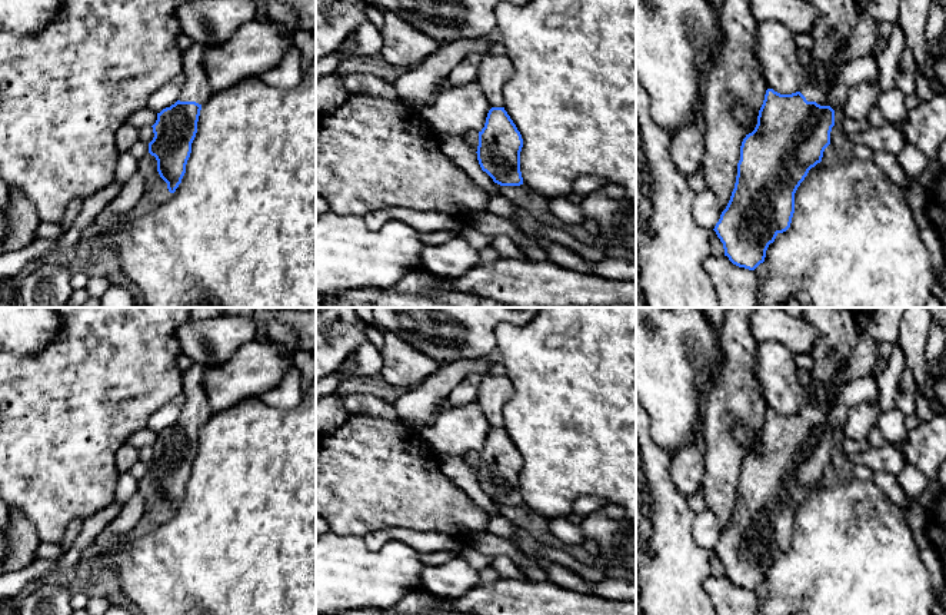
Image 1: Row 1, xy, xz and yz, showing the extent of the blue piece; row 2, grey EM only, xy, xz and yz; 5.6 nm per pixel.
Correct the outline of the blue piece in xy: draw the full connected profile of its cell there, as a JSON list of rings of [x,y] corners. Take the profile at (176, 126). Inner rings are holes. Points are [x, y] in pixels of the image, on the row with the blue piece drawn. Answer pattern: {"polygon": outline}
{"polygon": [[[194,43],[183,50],[183,89],[179,100],[157,113],[151,126],[154,137],[149,153],[157,160],[157,172],[174,193],[186,173],[191,143],[197,133],[201,106],[213,94],[203,64],[203,46]]]}

